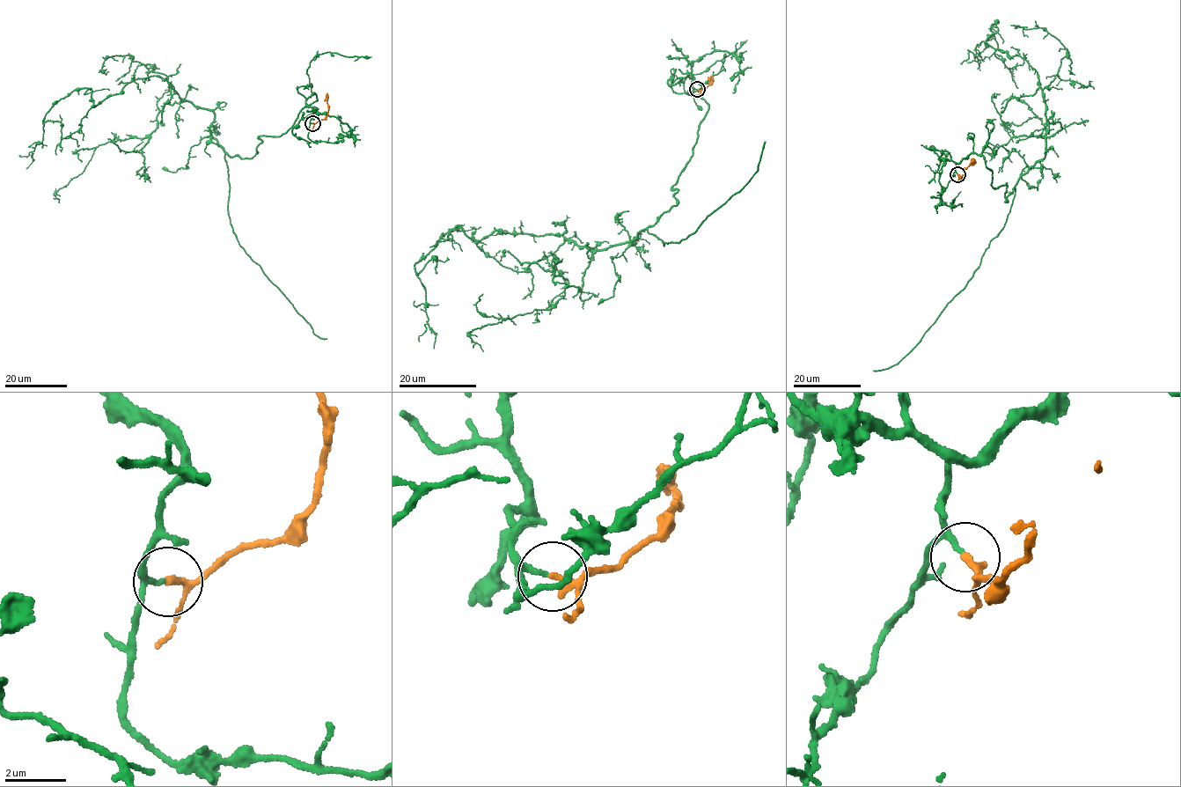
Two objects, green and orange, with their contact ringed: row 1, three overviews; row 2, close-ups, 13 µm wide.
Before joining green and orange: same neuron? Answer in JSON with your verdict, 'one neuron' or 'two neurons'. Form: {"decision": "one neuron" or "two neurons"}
{"decision": "one neuron"}

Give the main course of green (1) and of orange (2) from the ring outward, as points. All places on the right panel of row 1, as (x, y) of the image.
1: (957, 173), (983, 157), (1007, 202), (1044, 158), (1037, 74), (986, 42), (995, 20), (994, 55), (1017, 88)
2: (957, 174), (961, 178), (974, 158)

